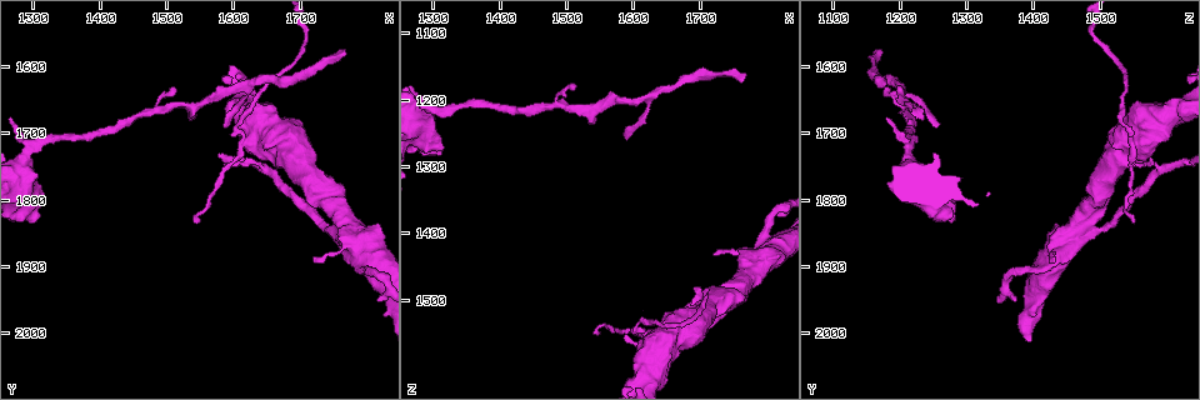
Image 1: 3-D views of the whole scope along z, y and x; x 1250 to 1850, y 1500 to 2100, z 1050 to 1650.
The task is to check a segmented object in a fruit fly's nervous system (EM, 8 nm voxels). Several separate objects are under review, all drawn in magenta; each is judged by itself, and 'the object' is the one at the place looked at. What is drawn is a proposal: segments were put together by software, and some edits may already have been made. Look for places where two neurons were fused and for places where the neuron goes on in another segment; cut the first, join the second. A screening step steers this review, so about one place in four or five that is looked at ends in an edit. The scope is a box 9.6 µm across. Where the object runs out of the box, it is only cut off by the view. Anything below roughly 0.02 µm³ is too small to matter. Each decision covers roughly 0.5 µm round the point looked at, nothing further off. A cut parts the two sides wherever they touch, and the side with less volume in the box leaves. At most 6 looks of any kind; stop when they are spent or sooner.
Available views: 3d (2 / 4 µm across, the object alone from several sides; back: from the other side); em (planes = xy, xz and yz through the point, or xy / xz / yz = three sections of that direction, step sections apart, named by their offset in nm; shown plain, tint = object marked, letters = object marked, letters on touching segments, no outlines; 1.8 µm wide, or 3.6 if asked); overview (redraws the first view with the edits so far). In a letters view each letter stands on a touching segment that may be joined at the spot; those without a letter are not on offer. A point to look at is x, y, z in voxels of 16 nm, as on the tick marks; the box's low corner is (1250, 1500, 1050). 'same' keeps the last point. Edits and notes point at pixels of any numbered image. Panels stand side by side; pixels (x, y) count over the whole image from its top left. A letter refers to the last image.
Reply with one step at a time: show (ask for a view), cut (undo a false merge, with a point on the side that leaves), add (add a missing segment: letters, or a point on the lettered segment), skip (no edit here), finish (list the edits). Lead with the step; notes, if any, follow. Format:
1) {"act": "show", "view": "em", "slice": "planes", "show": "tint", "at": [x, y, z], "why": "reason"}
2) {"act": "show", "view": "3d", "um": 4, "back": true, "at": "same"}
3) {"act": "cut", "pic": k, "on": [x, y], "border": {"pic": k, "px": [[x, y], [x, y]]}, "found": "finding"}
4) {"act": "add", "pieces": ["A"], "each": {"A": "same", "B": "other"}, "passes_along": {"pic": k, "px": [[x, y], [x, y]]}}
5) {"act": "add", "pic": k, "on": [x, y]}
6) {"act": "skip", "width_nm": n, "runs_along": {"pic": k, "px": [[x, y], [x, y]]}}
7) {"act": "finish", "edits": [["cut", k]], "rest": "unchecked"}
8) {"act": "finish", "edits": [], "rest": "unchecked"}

{"act": "show", "view": "em", "um": 3.6, "slice": "planes", "show": "letters", "at": [1800, 1910, 1410], "why": "thick turns thin"}

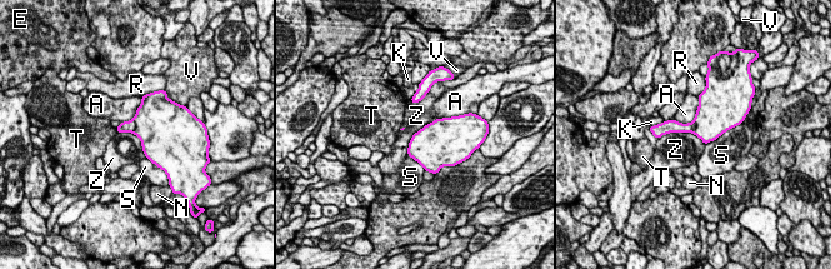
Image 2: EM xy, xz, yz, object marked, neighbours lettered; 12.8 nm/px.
{"act": "cut", "pic": 2, "on": [125, 126], "width_nm": 320, "each": {"A": "other", "E": "other", "K": "other", "N": "other", "R": "other", "S": "other", "T": "other", "V": "other", "Z": "other"}, "border": {"pic": 2, "px": [[133, 119], [134, 129], [131, 131]]}, "found": "two neurons meet here"}

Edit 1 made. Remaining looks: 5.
{"act": "show", "view": "overview", "why": "redraw"}

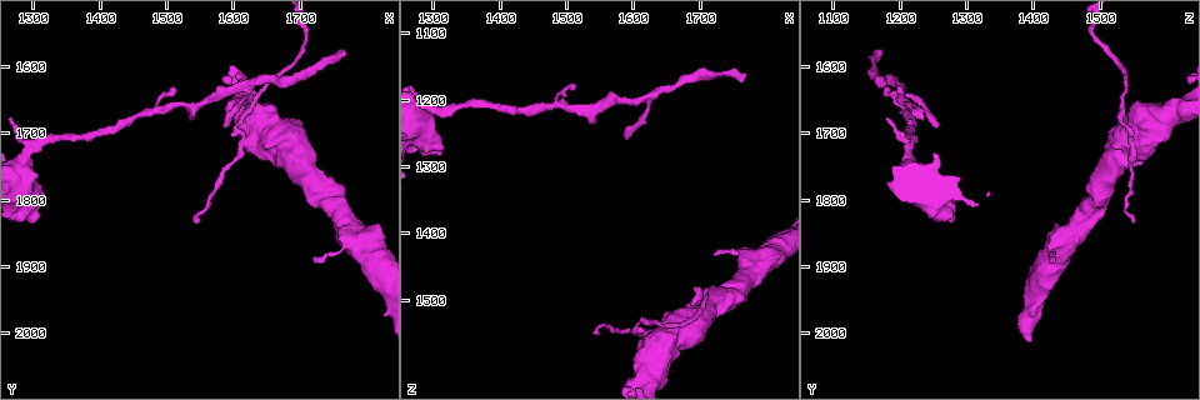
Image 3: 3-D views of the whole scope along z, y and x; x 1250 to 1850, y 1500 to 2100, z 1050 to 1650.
{"act": "show", "view": "3d", "um": 4, "at": [1635, 1705, 1560], "why": "thick turns thin"}

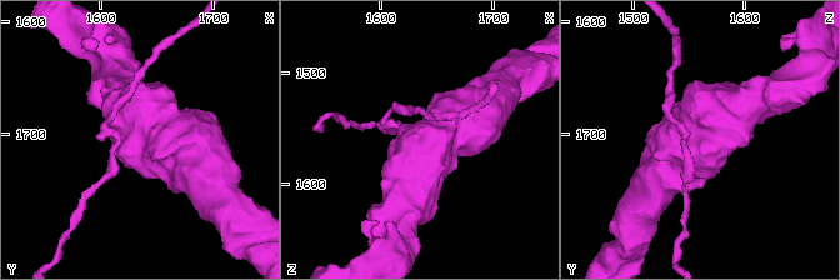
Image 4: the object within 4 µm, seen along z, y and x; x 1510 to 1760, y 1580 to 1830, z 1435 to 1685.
{"act": "show", "view": "em", "um": 3.6, "slice": "yz", "step": 16, "show": "tint", "at": [1636, 1704, 1566]}

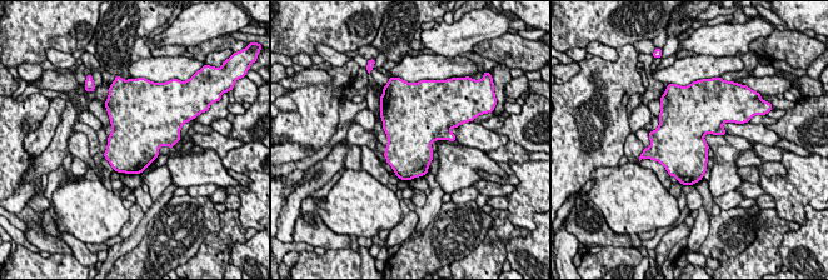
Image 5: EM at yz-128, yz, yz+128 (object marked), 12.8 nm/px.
{"act": "show", "view": "em", "um": 3.6, "slice": "planes", "show": "letters", "at": "same", "why": "another direction"}

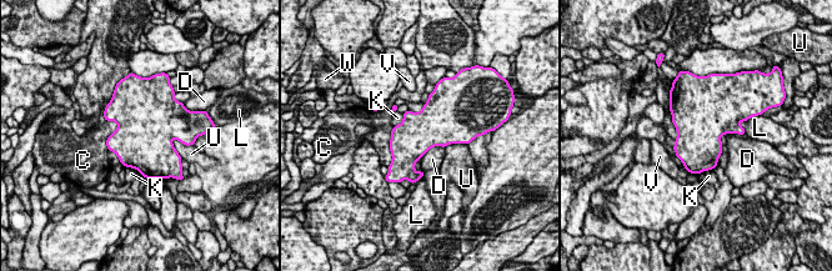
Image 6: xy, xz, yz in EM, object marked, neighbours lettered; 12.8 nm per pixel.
{"act": "skip", "width_nm": 500, "each": {"C": "other", "D": "other", "K": "other", "L": "other", "U": "other", "V": "other", "W": "other"}, "border": {"pic": 6, "px": [[444, 146], [432, 146], [421, 159]]}, "found": "continuous, no second neuron"}

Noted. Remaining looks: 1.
{"act": "finish", "edits": [["cut", 2]], "rest": "unchecked"}

